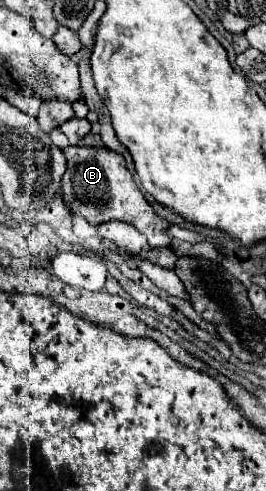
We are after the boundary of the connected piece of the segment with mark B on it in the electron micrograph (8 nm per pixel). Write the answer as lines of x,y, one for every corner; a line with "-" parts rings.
68,146
64,150
64,156
68,170
62,176
62,192
66,206
74,214
84,216
90,224
102,224
108,220
128,222
138,228
138,232
148,236
150,248
170,244
170,238
164,232
170,224
162,220
146,202
144,194
132,180
132,174
128,172
122,154
112,152
106,146

